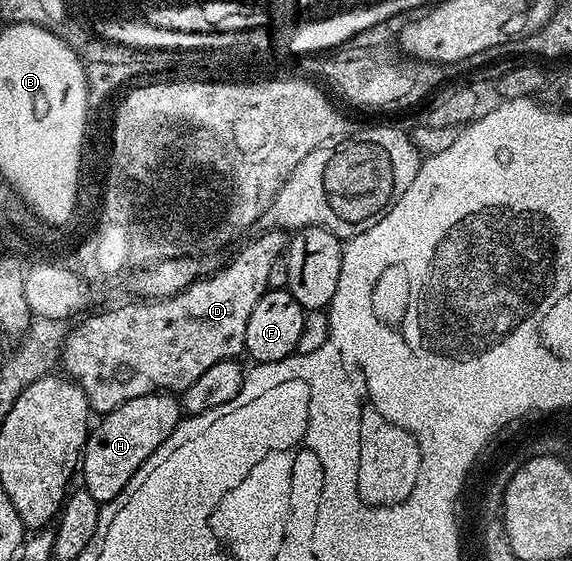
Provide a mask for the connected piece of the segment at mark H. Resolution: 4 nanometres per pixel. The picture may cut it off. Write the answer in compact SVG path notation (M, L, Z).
M169 392L135 396L135 400L127 400L123 404L119 404L119 408L104 415L100 419L101 423L98 426L96 423L90 429L89 438L85 441L84 448L81 449L80 485L87 492L91 492L91 496L95 496L95 500L102 504L109 502L115 496L119 496L119 492L123 492L123 488L127 488L131 476L135 476L135 472L151 457L155 448L159 448L159 444L163 444L163 440L167 440L167 436L171 436L171 432L180 424L182 417L183 411L180 401Z

